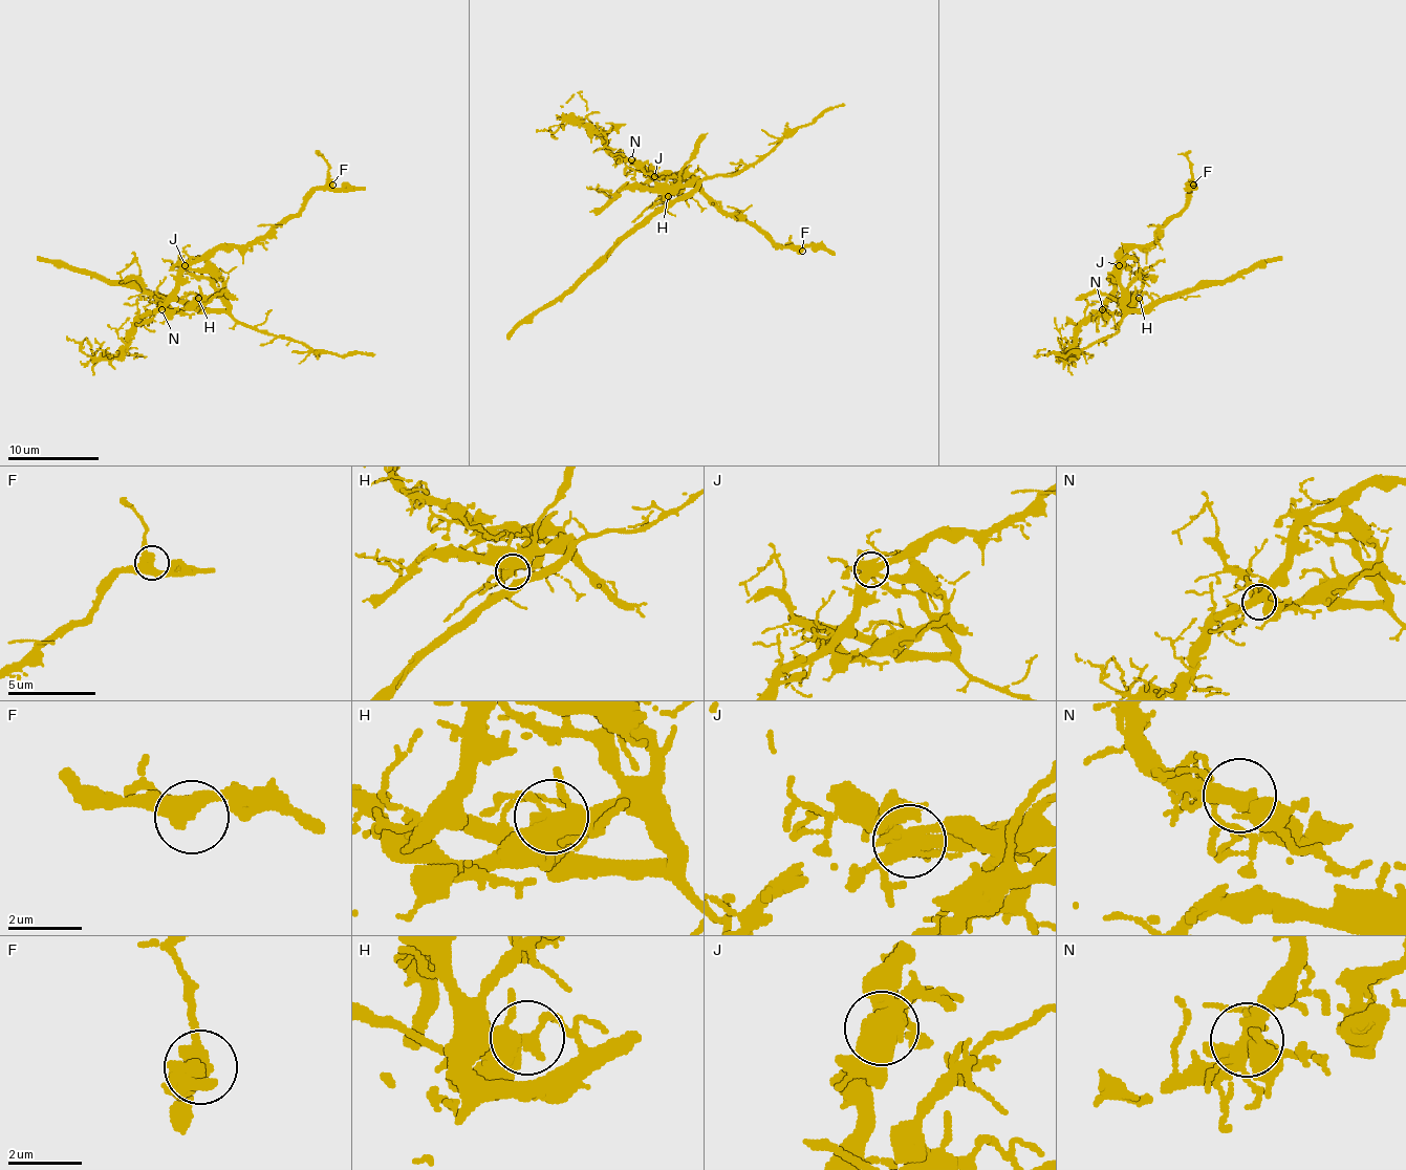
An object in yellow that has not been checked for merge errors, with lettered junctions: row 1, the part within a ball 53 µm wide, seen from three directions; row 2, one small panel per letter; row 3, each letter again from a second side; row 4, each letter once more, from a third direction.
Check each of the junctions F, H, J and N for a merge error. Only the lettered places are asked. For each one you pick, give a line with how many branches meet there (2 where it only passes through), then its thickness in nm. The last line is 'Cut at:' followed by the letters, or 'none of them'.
J: 5 | 480 nm
Cut at: J

